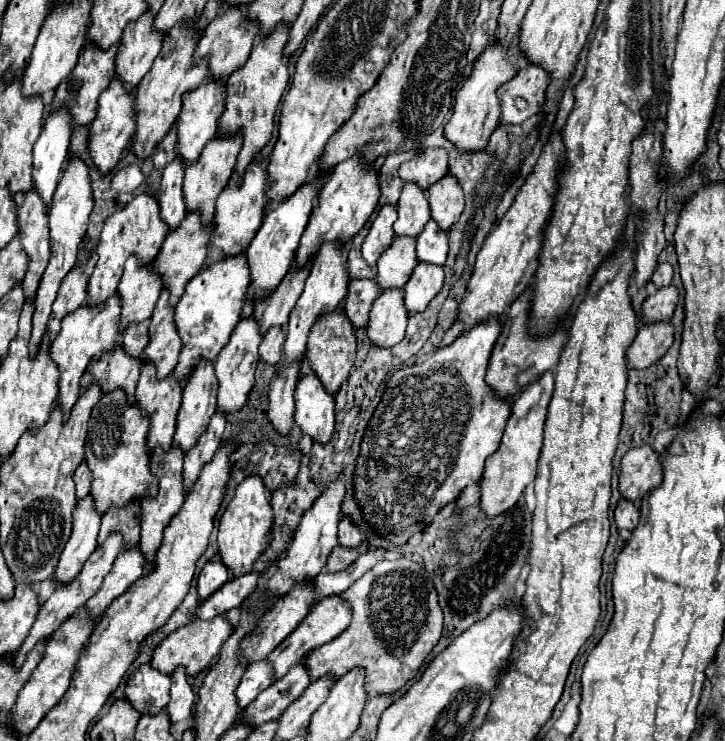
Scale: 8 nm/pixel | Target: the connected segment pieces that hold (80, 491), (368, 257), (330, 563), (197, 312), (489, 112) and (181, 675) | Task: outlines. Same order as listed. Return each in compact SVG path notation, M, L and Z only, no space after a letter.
M81 463L73 475L75 481L75 491L77 491L77 499L85 499L89 495L89 487L91 487L91 471L87 467L87 463Z
M383 205L375 217L375 221L371 223L371 229L365 237L363 243L363 259L375 267L377 259L381 257L381 253L391 245L395 233L393 233L393 223L397 219L397 209L395 205Z
M361 543L355 551L349 551L345 547L335 547L335 551L331 551L331 555L327 559L327 571L341 571L343 567L351 565L363 549L367 549L367 543Z
M245 253L235 257L225 257L223 261L201 269L199 275L195 275L187 287L179 303L175 305L175 327L181 337L181 353L179 361L173 369L173 377L183 383L189 379L193 369L199 365L199 361L215 361L219 351L227 345L227 339L231 337L231 331L239 323L241 307L245 303L245 293L249 287L249 265Z
M501 45L487 47L479 55L479 59L475 61L475 67L473 67L473 75L467 79L467 83L455 95L453 115L443 129L445 139L449 139L457 151L465 153L465 151L485 149L493 129L499 125L501 109L499 109L499 99L497 99L495 91L499 85L503 85L507 79L511 79L517 73L513 67L513 61L519 61L519 59L521 59L521 53L519 53L517 45L513 45L509 49L503 49Z
M177 667L171 675L171 699L167 703L167 715L171 723L179 723L191 715L191 707L195 703L195 695L191 685L187 683L187 675L183 667Z

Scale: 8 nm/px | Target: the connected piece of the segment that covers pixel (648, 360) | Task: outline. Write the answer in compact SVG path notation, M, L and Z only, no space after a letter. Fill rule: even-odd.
M663 321L639 327L637 337L631 343L631 349L625 353L625 359L633 369L647 369L667 353L671 343L673 343L671 323Z

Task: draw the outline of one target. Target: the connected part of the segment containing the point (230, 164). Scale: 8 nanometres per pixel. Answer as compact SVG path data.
M237 135L235 139L213 139L213 141L207 143L207 147L199 155L199 159L185 167L183 201L187 203L187 213L191 213L191 211L199 213L203 223L213 221L215 201L217 201L219 193L227 187L227 183L229 183L229 179L233 175L233 167L235 167L239 151L241 151L241 135Z

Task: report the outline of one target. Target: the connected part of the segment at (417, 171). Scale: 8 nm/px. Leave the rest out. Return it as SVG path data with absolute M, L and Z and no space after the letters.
M423 149L411 161L399 167L399 177L405 183L417 183L427 191L433 183L447 175L447 151L445 149Z

